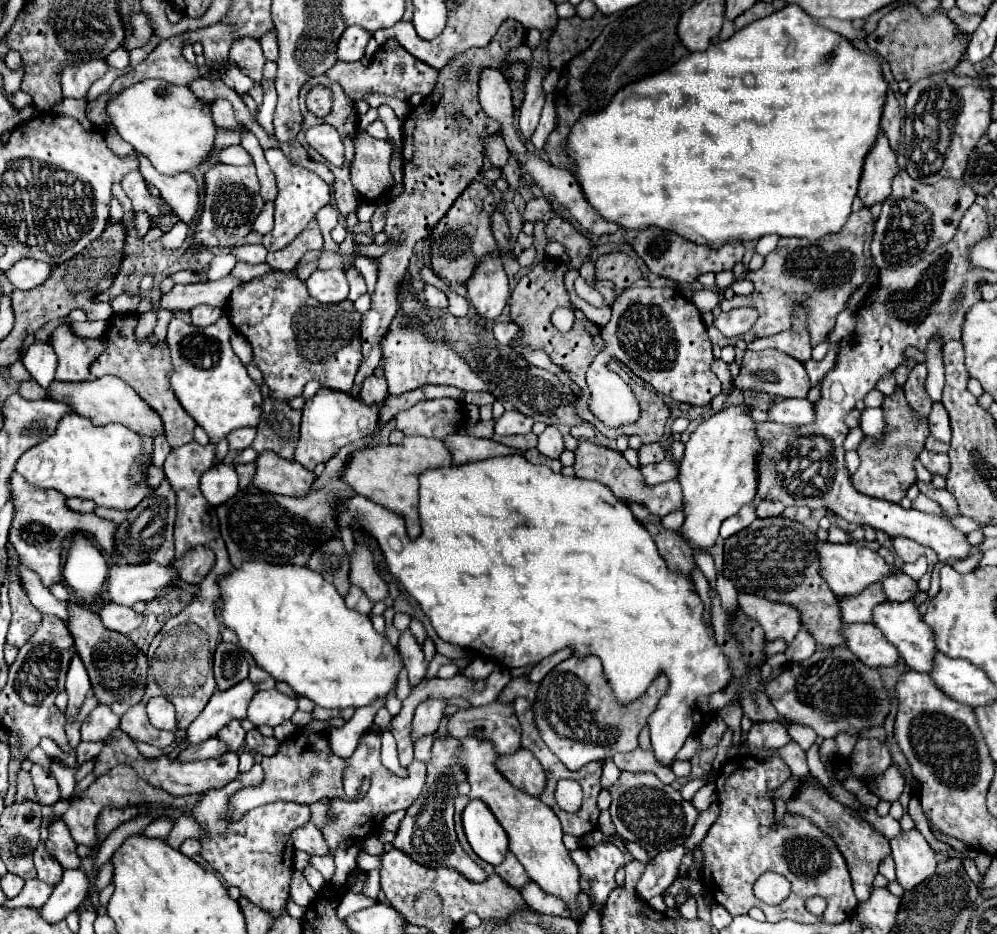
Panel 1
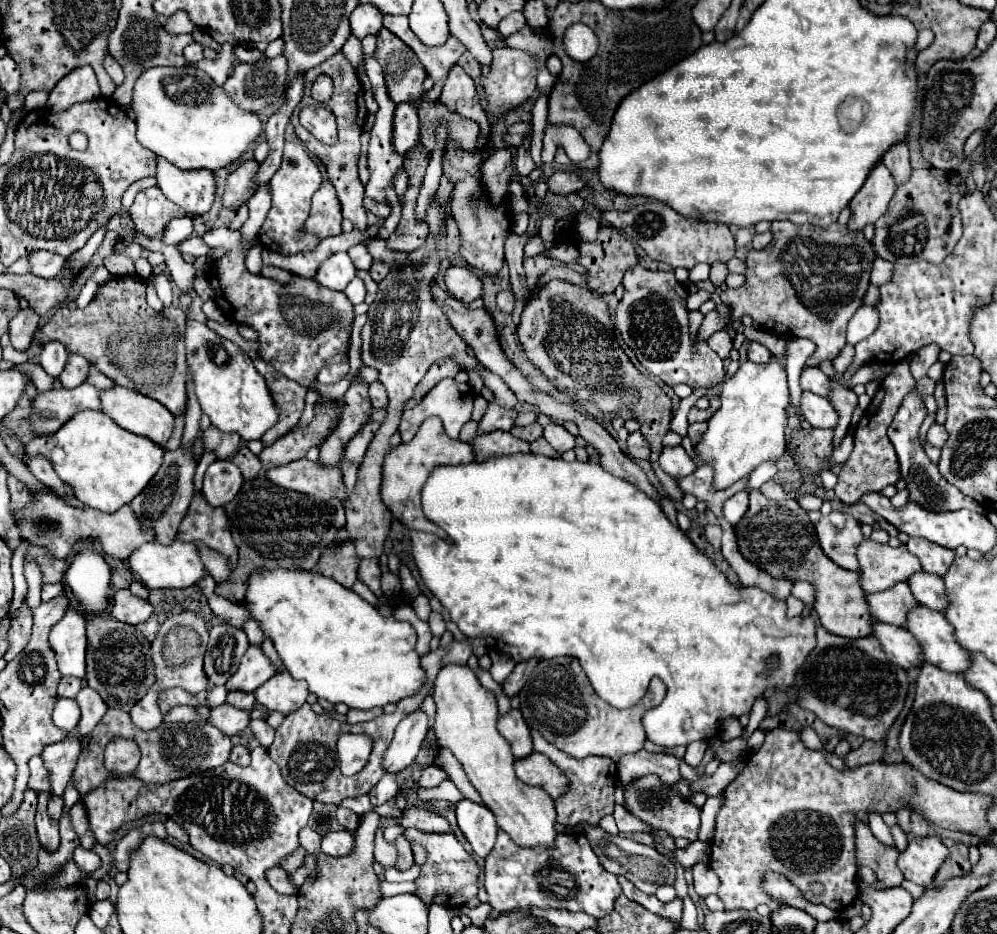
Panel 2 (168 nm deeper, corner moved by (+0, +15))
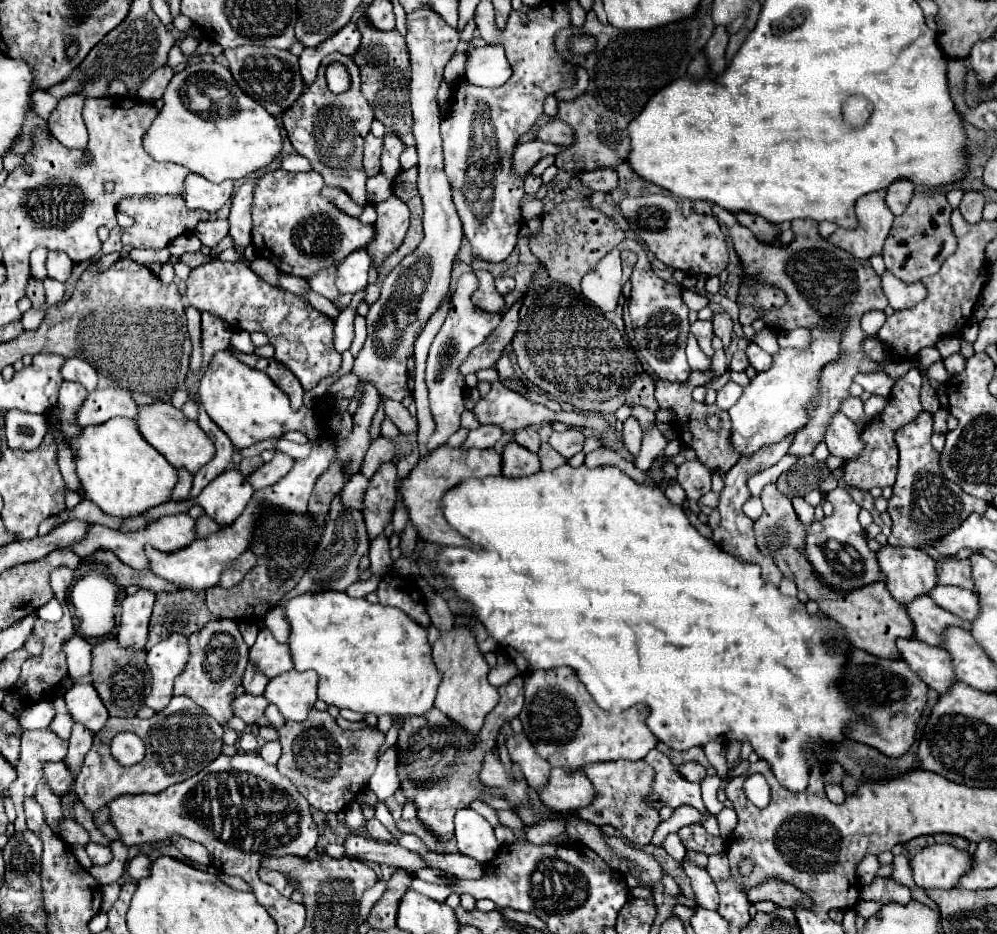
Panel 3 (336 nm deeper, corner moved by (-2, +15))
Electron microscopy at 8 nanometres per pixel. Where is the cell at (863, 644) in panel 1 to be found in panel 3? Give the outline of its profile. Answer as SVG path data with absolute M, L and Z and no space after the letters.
M898 639L896 647L910 669L936 693L944 693L954 681L954 669L950 669L950 657L942 647L932 647L918 639Z

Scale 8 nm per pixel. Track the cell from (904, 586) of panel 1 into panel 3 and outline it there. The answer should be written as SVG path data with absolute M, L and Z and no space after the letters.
M936 585L928 595L938 607L954 613L960 619L972 621L978 613L978 599L968 589L954 585Z

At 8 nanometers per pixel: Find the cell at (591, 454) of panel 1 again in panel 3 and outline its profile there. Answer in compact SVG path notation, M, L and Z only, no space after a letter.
M792 433L792 437L786 437L786 441L780 441L778 445L770 445L770 447L766 447L766 449L760 449L750 461L738 461L728 473L724 473L724 475L722 475L724 487L722 487L722 491L720 491L720 501L718 501L718 507L716 507L716 509L720 511L720 515L722 515L722 523L720 523L720 527L714 531L714 543L718 543L718 545L722 547L722 551L726 551L726 553L730 553L730 555L734 555L734 557L738 557L738 559L742 559L742 561L746 561L746 563L756 563L756 565L760 565L760 567L762 567L762 579L768 581L768 583L774 583L774 585L778 585L778 583L784 579L784 575L782 575L782 571L774 565L774 561L770 561L768 557L762 557L762 553L758 553L758 547L754 545L754 533L752 533L752 523L754 523L754 521L750 521L750 519L742 513L742 503L750 497L750 491L748 491L748 487L746 487L746 481L748 481L754 473L760 473L762 469L768 469L768 467L772 467L774 463L778 463L778 461L788 453L788 447L790 447L792 439L794 439L794 433Z

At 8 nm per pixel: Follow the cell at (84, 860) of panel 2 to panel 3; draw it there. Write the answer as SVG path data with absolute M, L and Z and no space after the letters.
M88 843L86 845L86 853L90 855L94 865L106 865L112 859L110 847L104 847L104 845L98 845L98 843Z

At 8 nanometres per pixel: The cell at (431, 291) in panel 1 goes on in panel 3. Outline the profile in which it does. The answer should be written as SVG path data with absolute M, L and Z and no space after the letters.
M474 271L480 285L478 289L472 293L472 301L476 307L490 311L490 313L500 313L504 307L504 297L498 295L496 287L494 287L494 277L488 271Z

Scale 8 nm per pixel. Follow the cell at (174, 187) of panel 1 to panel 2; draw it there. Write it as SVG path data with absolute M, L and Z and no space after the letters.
M160 157L156 179L162 193L188 213L204 215L216 199L216 175L212 171L184 171Z

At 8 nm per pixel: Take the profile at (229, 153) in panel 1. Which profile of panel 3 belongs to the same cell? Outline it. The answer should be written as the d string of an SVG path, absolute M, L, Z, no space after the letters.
M282 153L280 165L282 165L284 171L294 171L294 173L298 173L298 171L310 171L310 169L312 169L312 167L310 167L310 161L308 161L306 157L298 155L298 153L292 153L292 155Z

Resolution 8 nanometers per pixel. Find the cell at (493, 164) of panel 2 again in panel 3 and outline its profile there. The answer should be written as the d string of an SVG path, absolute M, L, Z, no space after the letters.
M542 141L520 143L520 145L516 145L514 155L512 155L512 171L522 177L522 175L526 175L542 157L546 157L546 155L556 155L558 151L560 151L560 147L550 145L550 143L542 143Z

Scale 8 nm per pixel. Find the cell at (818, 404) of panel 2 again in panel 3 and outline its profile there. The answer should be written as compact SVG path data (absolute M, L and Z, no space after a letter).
M834 413L830 419L830 425L826 427L824 441L832 455L838 455L842 459L852 459L862 451L860 435L856 433L854 423L844 413Z

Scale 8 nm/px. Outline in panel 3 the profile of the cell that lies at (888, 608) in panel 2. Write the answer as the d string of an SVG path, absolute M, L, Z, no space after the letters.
M928 595L912 599L904 605L904 609L912 619L914 637L930 645L940 645L938 633L942 633L942 625L962 625L964 629L970 629L970 621L952 617L952 613L940 609Z

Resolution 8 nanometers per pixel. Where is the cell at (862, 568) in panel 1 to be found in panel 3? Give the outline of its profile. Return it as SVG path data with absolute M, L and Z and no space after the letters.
M884 545L876 557L890 595L900 603L926 595L938 583L934 559L920 549Z

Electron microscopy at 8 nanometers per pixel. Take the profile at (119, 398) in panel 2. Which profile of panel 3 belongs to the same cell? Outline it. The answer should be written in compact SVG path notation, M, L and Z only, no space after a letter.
M156 401L156 403L150 403L150 405L138 405L138 413L136 413L134 421L138 425L140 435L156 451L160 451L168 459L168 463L174 465L176 469L186 467L190 473L196 473L202 465L206 465L214 457L214 445L206 437L206 433L198 427L196 421L186 419L180 409L172 407L172 403Z

